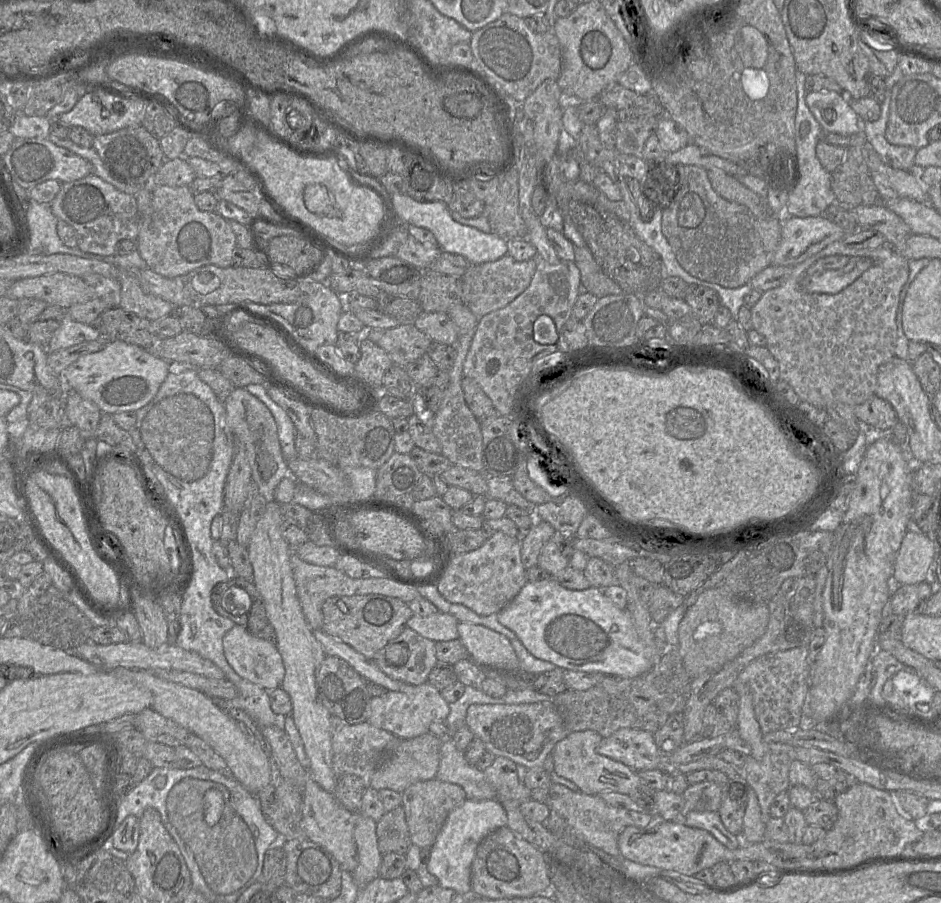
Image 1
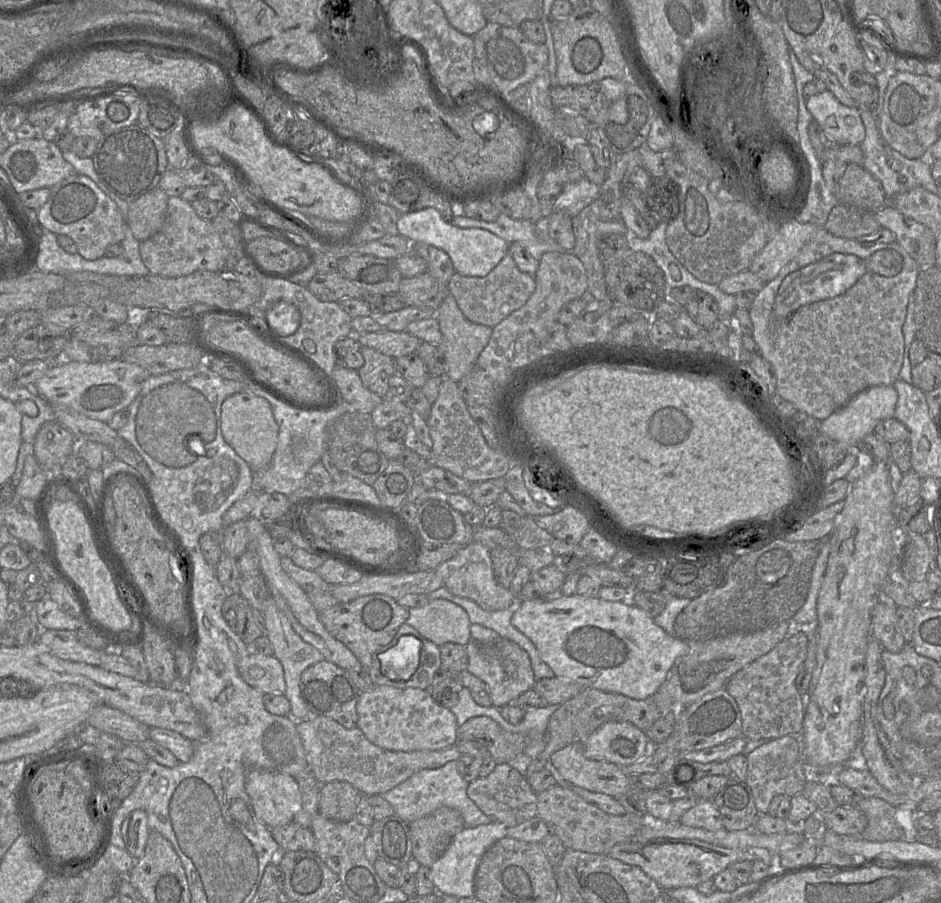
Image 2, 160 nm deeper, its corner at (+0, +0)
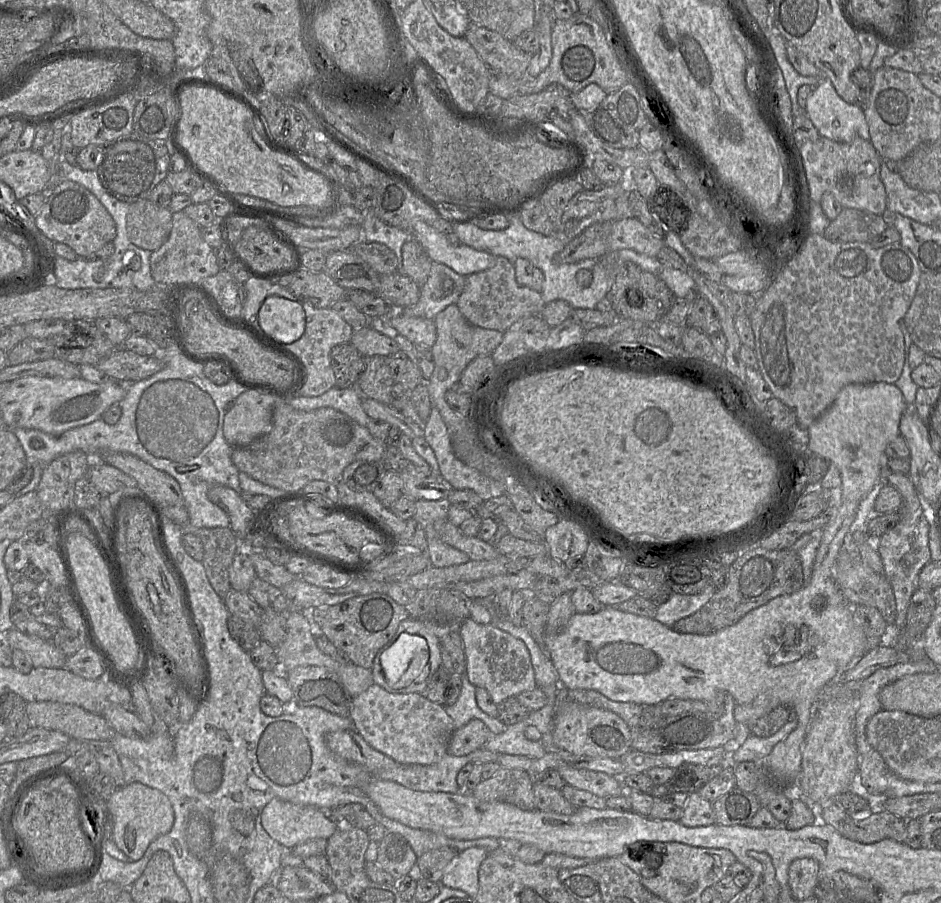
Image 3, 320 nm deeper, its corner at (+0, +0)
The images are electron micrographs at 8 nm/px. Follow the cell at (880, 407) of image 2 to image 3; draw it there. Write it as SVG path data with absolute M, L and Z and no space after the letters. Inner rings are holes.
M886 382L852 383L844 386L838 393L835 401L809 426L808 450L823 457L830 463L835 464L840 472L842 484L839 488L839 491L833 491L832 494L827 494L826 511L829 517L829 522L820 532L820 545L814 560L810 582L807 586L803 586L796 593L777 597L767 604L750 611L734 625L706 635L677 633L673 631L671 627L668 627L653 618L643 617L618 610L617 605L604 605L605 607L595 614L581 614L576 612L571 616L565 629L557 635L547 635L545 627L545 650L552 661L561 686L564 686L568 690L595 690L613 701L630 702L639 704L641 706L660 705L662 702L670 698L711 702L716 698L718 693L727 693L734 700L735 721L737 722L738 726L745 727L753 725L759 718L770 713L778 706L786 706L792 709L796 719L801 712L810 710L812 719L814 705L817 703L817 701L822 700L825 695L833 691L836 687L834 682L840 683L849 668L853 664L856 664L868 652L868 641L865 633L861 626L858 625L854 620L854 605L847 601L835 581L835 565L840 550L851 530L851 526L856 520L857 510L861 501L867 496L873 496L879 487L881 469L883 465L886 464L886 460L888 460L885 453L886 447L892 440L900 435L900 420L907 408L908 405L905 402L903 393L895 384ZM784 645L793 645L791 648L786 648L786 652L797 652L801 655L801 658L792 663L772 666L770 664L771 657L774 656Z

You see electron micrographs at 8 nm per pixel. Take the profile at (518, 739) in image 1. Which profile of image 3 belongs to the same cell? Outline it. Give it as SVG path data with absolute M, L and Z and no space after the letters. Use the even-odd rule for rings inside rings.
M473 719L453 732L448 744L448 754L456 757L465 756L483 748L490 737L487 726L482 721Z

